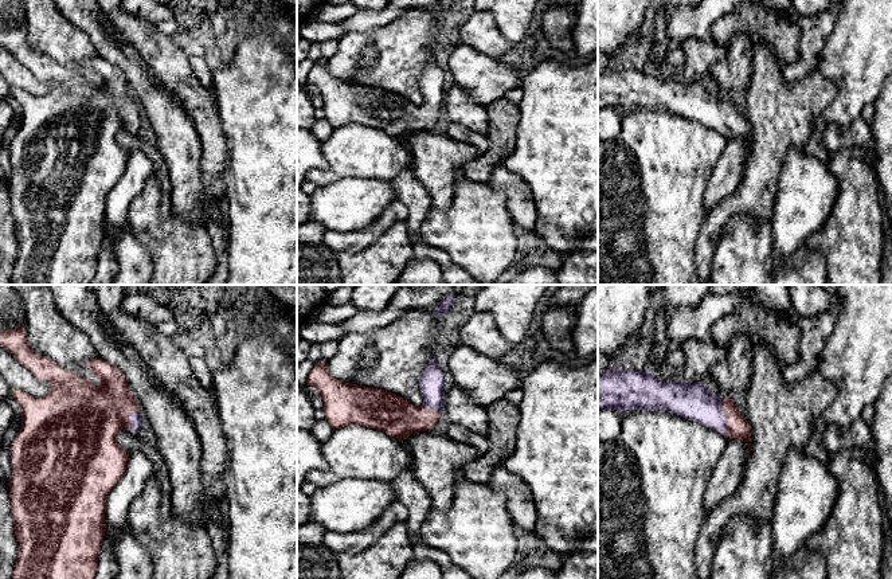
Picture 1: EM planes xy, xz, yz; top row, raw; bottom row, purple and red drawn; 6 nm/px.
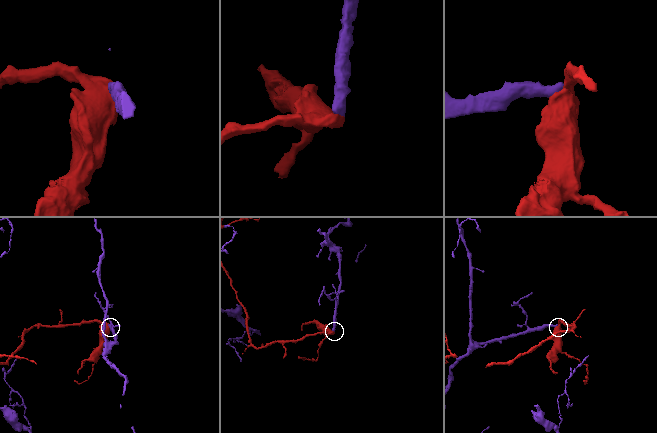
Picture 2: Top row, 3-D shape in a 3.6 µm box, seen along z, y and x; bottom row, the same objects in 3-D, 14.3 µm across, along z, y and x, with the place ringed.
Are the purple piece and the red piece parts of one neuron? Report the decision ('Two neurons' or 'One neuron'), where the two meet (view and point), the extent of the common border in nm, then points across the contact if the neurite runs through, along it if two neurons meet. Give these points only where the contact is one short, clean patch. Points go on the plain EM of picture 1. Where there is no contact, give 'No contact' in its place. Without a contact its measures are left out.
One neuron. Touches purple at yz (724, 114). Shared border 240 nm. Path across: yz (692, 100), (724, 114), (738, 126)

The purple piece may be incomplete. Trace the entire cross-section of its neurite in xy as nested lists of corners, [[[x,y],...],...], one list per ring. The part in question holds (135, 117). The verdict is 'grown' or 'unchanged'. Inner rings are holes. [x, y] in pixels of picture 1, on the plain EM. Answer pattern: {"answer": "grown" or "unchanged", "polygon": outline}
{"answer": "grown", "polygon": [[[24,26],[0,30],[0,47],[11,51],[38,79],[51,83],[50,90],[42,97],[12,87],[12,97],[21,110],[21,126],[9,148],[9,204],[19,240],[11,285],[89,285],[97,271],[105,235],[106,196],[124,175],[129,159],[117,142],[117,133],[120,129],[137,133],[141,129],[142,112],[137,98],[128,89],[122,70],[99,56],[86,62],[101,81],[97,86],[87,77],[78,75],[48,56],[32,51],[27,44]]]}

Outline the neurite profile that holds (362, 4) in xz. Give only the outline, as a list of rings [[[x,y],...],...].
[[[352,0],[359,9],[382,11],[391,0]]]

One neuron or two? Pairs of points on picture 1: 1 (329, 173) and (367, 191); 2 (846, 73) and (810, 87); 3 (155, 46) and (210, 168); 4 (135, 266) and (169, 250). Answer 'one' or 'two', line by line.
1: two
2: two
3: one
4: two

